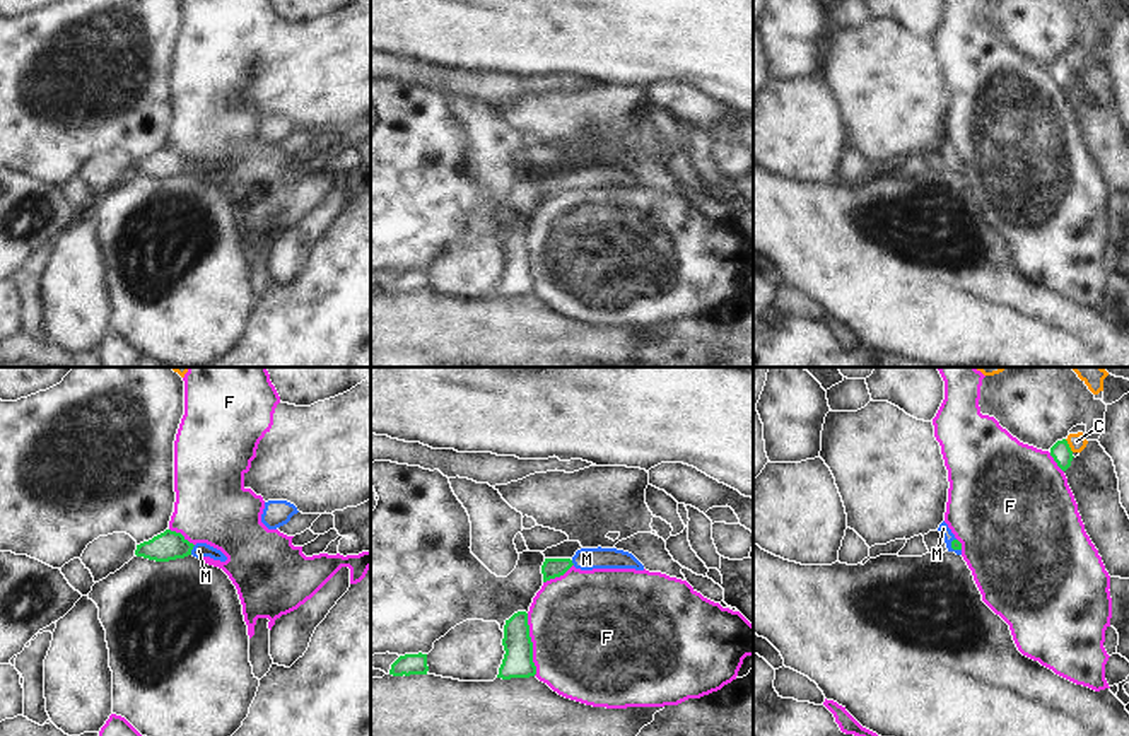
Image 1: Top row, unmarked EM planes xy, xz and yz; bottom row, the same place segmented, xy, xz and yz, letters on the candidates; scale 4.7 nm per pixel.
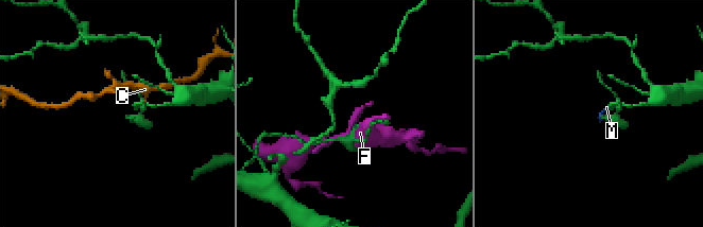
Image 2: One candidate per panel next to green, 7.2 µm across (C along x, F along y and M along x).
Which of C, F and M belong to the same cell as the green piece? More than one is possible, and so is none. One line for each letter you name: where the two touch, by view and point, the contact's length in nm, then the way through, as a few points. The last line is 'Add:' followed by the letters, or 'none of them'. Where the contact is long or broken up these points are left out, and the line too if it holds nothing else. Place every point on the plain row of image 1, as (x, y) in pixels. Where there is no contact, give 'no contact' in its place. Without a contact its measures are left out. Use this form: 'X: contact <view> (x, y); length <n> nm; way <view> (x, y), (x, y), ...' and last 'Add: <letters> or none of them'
M: contact xy (192, 166); length 50 nm; way xy (169, 163), (192, 166), (198, 168)
Add: M

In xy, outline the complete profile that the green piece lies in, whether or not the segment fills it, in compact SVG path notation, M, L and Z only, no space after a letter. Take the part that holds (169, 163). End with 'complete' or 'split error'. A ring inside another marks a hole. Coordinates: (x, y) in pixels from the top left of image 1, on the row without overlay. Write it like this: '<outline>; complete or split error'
M166 147L152 157L137 162L135 172L155 179L169 179L176 176L184 176L188 172L193 172L196 176L210 174L220 179L227 178L227 174L220 167L207 161L193 162L181 150L171 147Z; split error

